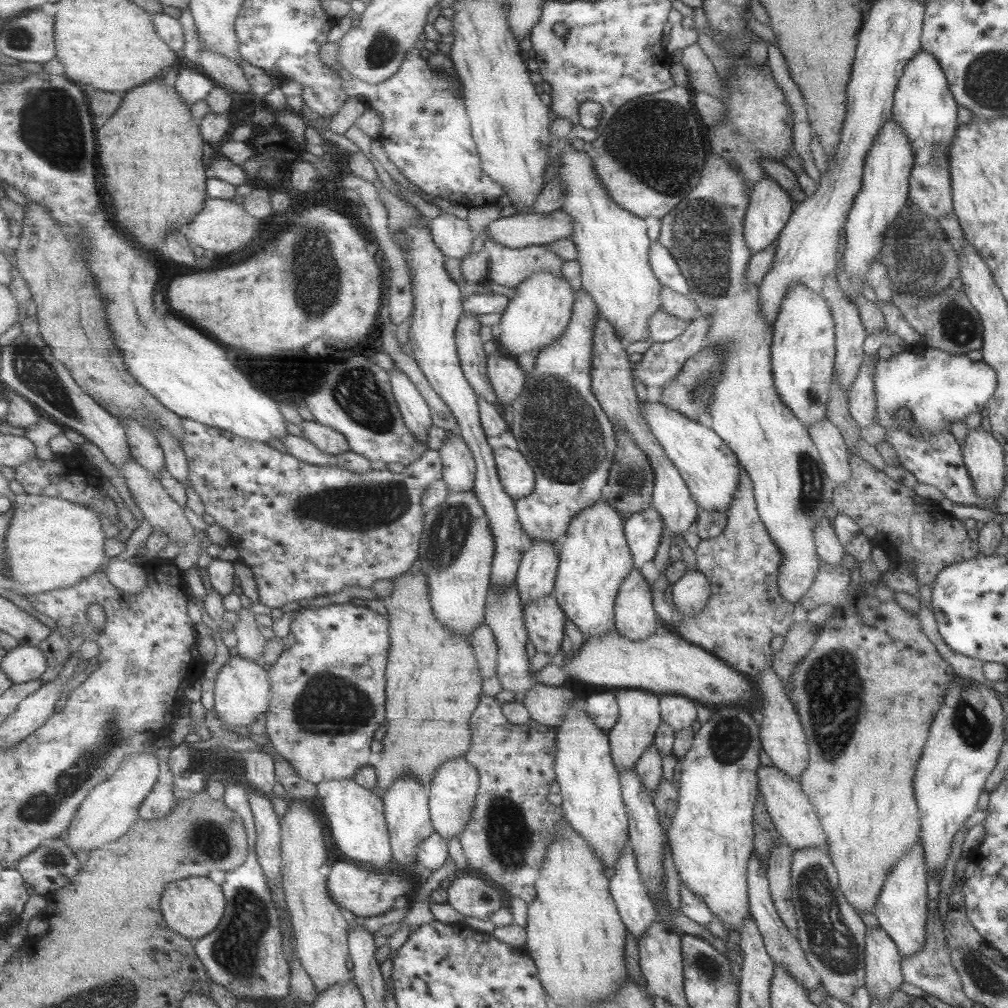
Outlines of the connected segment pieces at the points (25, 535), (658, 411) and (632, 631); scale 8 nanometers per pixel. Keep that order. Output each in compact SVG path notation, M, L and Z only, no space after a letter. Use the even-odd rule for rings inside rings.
M28 492L19 495L18 518L8 531L8 571L11 578L1 585L20 596L42 594L62 588L72 588L101 573L109 554L106 554L108 534L102 518L90 507L70 499L40 496Z
M641 402L641 410L654 436L685 480L691 497L699 508L718 512L726 510L727 513L735 499L735 490L739 487L741 479L739 460L735 452L712 428L682 416L677 410L668 408L661 402Z
M635 568L622 584L616 602L616 631L630 640L645 640L660 621L652 608L652 594L648 582Z

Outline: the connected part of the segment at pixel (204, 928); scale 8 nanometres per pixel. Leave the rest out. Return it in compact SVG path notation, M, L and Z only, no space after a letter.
M192 876L173 882L162 898L162 908L169 925L189 939L201 939L212 934L221 924L229 908L229 898L223 885L207 876Z

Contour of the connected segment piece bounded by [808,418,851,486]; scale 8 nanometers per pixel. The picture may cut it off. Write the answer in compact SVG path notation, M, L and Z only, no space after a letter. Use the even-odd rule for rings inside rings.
M825 418L808 430L819 450L828 478L836 486L847 482L851 477L850 452L840 429L830 419Z

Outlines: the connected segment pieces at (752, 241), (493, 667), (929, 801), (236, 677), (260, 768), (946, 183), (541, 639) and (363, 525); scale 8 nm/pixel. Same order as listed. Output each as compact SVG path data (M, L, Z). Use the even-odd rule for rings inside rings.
M770 176L754 185L749 199L743 235L747 247L756 254L777 240L796 204Z
M488 623L475 632L473 645L477 651L478 661L485 680L499 676L500 647L495 630Z
M954 674L954 678L955 681L949 686L946 696L943 698L942 706L944 708L940 708L938 716L932 722L930 738L928 738L924 754L920 758L913 786L920 813L919 836L921 836L923 854L925 854L923 864L928 870L927 878L935 874L940 881L944 874L946 860L950 858L950 852L952 852L952 840L965 824L965 820L979 808L978 803L980 794L984 790L984 783L998 760L1002 744L1005 743L1003 724L1006 715L1002 712L1002 704L992 685L980 684L977 680L965 679L956 674Z
M242 654L232 658L222 668L217 682L216 709L221 720L230 726L252 726L258 720L266 720L273 700L273 688L273 676L264 664L242 657Z
M260 749L244 754L246 763L245 782L260 792L273 796L276 788L276 760Z
M920 50L906 65L894 93L893 114L914 155L914 166L909 176L911 206L940 221L943 216L954 212L949 154L959 127L956 120L958 103L951 93L946 74L930 53Z
M551 595L546 599L542 599L542 601L531 602L526 606L526 616L529 635L538 650L538 655L532 658L532 668L537 672L540 679L541 670L557 662L563 653L567 626L569 626L569 614L562 608L558 596Z
M183 418L187 430L187 436L183 438L182 444L191 460L192 476L191 482L206 506L206 511L216 516L217 522L230 534L234 544L234 533L236 533L236 549L239 552L238 563L250 566L254 572L259 589L259 602L271 607L282 608L291 602L298 602L306 599L316 599L318 597L332 596L350 587L360 587L362 589L373 589L378 585L378 581L396 579L397 577L411 572L414 564L421 558L421 542L425 534L425 526L428 520L428 512L423 502L425 495L433 488L433 484L445 478L445 458L441 450L428 449L420 460L413 465L406 467L404 472L396 473L392 470L373 470L366 474L354 472L339 466L318 466L304 462L296 458L293 454L280 452L270 444L259 440L248 440L230 430L222 430L208 426L203 422Z

